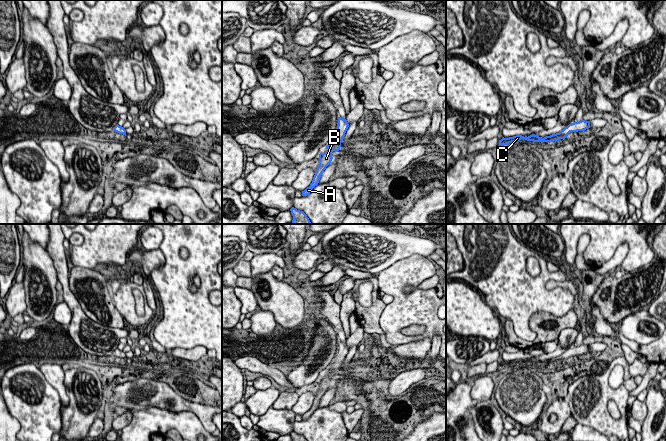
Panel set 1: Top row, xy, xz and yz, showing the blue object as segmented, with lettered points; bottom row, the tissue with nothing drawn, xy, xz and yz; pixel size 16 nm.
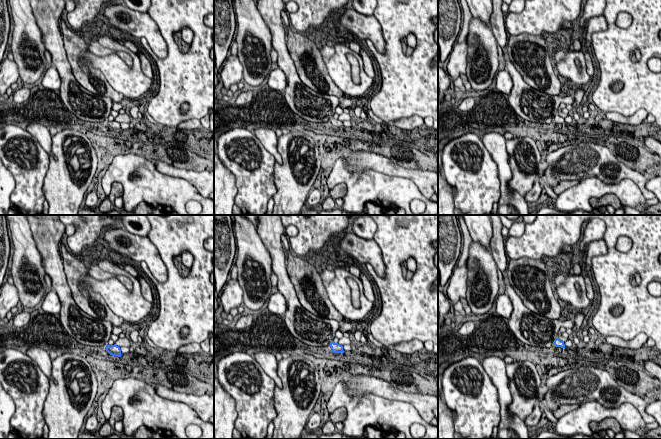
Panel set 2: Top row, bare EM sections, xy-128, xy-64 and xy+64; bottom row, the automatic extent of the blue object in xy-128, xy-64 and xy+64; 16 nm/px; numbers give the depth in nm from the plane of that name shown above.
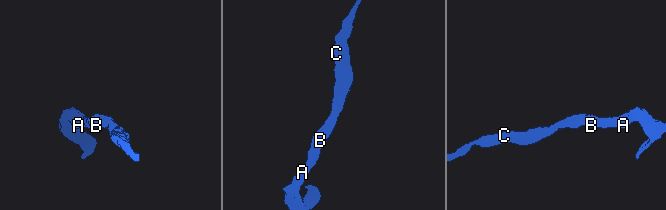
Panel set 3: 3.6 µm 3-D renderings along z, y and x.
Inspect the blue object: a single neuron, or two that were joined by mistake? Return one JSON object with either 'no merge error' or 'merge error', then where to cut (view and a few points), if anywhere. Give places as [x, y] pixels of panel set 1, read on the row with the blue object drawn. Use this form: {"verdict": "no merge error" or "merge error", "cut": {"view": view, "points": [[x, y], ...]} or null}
{"verdict": "no merge error", "cut": null}

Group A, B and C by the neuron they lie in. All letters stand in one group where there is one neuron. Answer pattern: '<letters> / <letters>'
A B C

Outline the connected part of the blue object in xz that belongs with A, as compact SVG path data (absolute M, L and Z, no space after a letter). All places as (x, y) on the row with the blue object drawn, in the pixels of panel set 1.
M338 117L338 125L335 134L330 140L329 144L326 146L328 149L325 153L319 154L319 165L315 170L315 175L313 177L312 183L304 191L302 191L302 196L307 196L310 194L312 189L318 185L320 177L326 167L331 163L333 157L331 151L339 151L341 147L341 142L344 139L345 133L349 127L349 124L346 119Z

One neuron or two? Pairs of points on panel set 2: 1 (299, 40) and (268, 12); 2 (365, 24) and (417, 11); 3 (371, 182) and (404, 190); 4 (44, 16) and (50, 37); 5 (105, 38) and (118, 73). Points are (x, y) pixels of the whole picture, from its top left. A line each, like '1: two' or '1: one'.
1: two
2: two
3: one
4: one
5: one

